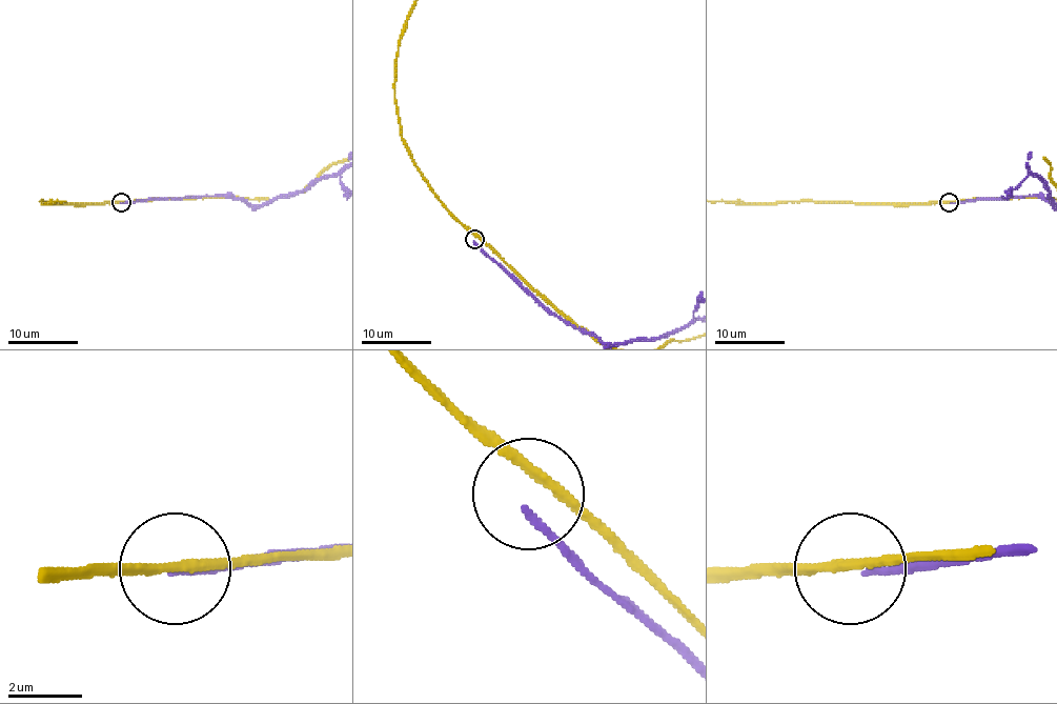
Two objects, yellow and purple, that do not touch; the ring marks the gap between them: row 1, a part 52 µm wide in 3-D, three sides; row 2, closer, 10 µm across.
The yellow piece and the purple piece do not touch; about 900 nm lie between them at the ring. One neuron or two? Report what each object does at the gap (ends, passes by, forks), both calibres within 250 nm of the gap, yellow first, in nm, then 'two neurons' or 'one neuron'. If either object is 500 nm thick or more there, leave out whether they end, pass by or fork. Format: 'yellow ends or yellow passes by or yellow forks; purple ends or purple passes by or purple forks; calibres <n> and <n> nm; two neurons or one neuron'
yellow passes by; purple ends; calibres 240 and 170 nm; two neurons

